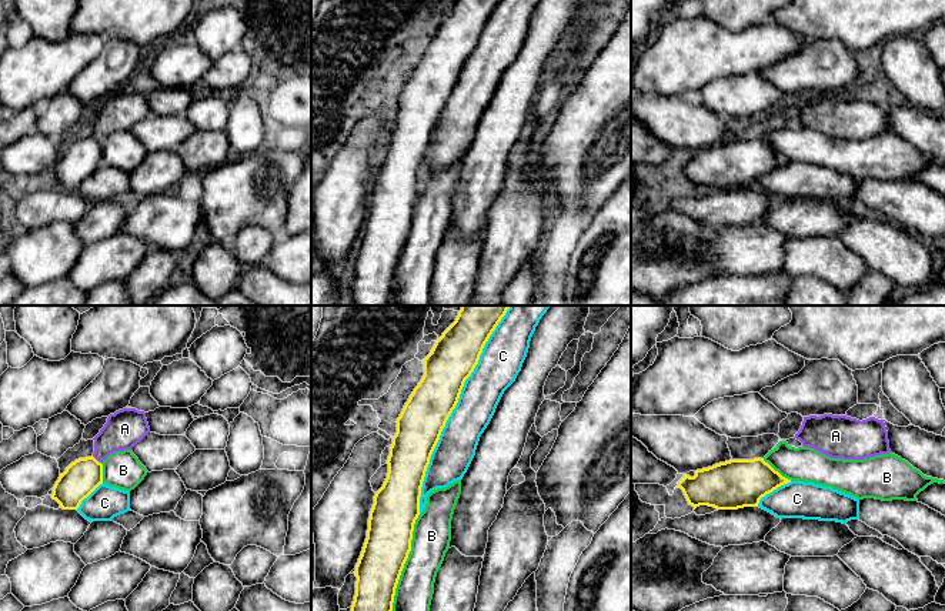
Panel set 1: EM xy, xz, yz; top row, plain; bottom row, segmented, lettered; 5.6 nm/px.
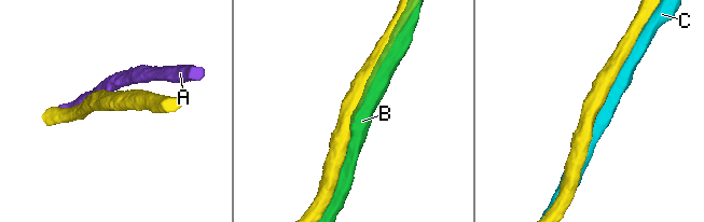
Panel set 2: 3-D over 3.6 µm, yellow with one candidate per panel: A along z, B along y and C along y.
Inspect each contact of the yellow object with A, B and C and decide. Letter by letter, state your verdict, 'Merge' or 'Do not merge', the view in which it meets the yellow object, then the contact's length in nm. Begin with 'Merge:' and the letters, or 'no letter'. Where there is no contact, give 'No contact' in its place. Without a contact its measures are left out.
Merge: no letter
A: Do not merge. Touches yellow in xy. Shared border 80 nm
B: Do not merge. Touches yellow in xz. Shared border 600 nm
C: Do not merge. Touches yellow in xz. Shared border 1200 nm

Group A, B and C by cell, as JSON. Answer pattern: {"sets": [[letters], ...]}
{"sets": [["A"], ["B"], ["C"]]}

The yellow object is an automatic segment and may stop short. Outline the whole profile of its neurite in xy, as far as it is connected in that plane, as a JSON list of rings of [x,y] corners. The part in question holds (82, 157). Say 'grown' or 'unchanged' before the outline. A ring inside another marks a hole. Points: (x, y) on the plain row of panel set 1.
unchanged; [[[93,136],[71,143],[53,167],[51,178],[63,190],[77,190],[100,164],[103,164],[103,144]]]

